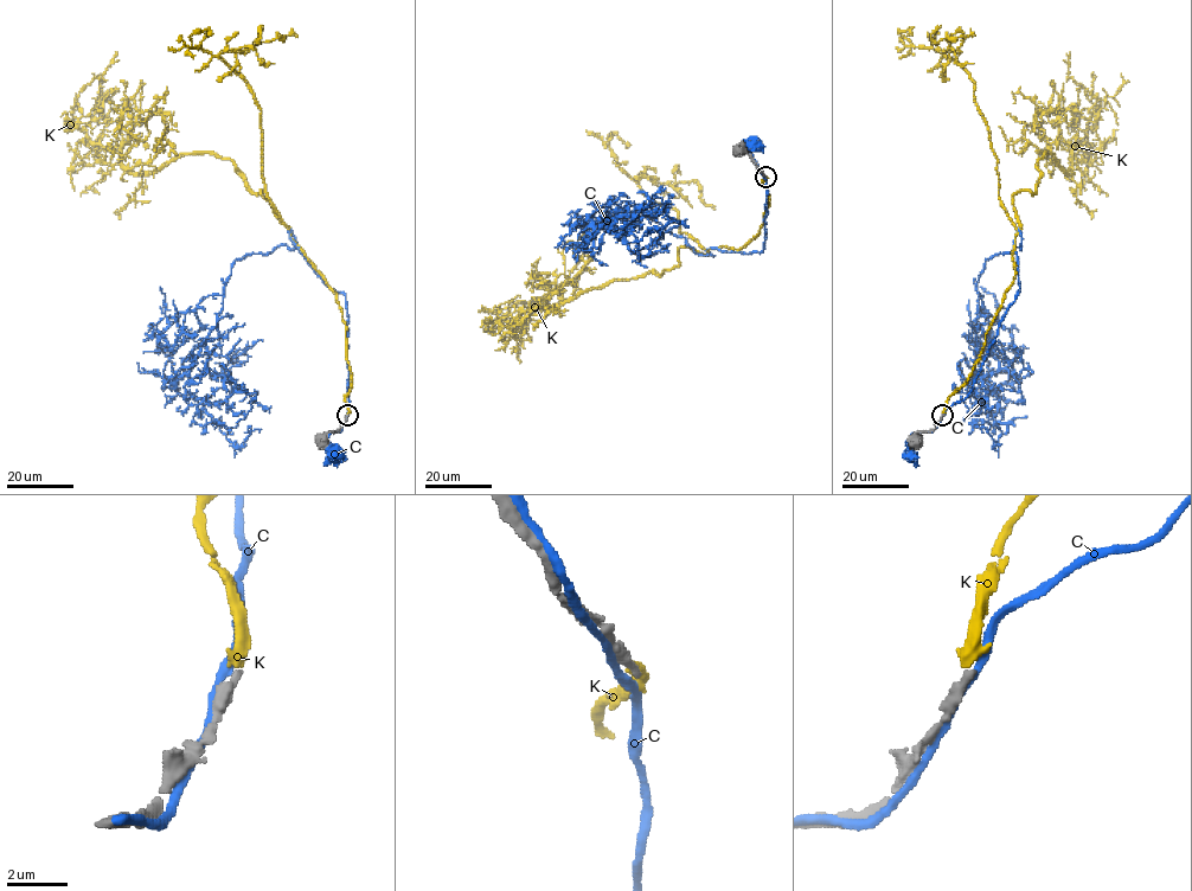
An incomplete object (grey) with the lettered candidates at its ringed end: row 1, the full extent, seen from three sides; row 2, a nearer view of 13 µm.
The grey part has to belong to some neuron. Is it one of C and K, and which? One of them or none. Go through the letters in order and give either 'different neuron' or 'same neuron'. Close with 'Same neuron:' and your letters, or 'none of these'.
C: different neuron
K: same neuron
Same neuron: K

